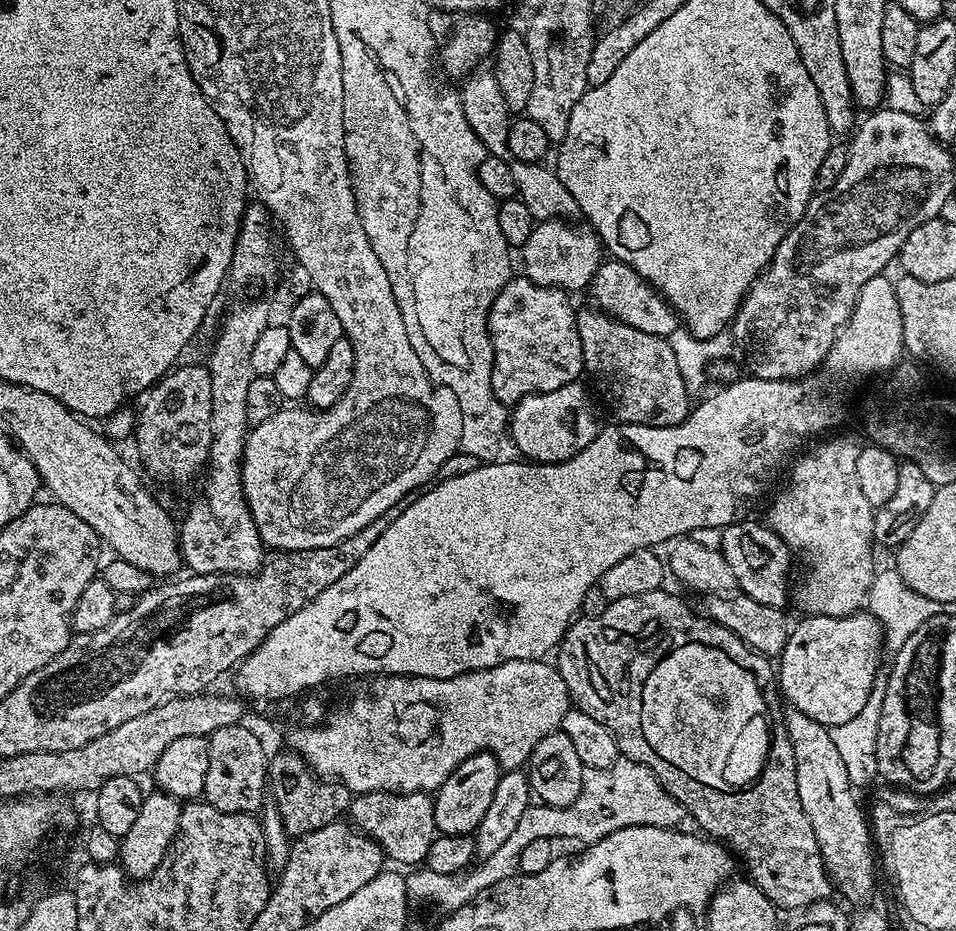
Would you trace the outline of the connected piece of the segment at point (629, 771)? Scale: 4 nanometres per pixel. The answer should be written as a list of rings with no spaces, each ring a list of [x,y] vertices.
[[[623,758],[617,760],[613,768],[606,770],[584,769],[582,778],[582,790],[578,798],[572,805],[566,807],[550,807],[543,804],[529,805],[517,829],[502,844],[498,853],[491,855],[487,860],[480,860],[472,869],[465,874],[454,876],[444,876],[440,880],[410,880],[404,876],[406,882],[407,898],[411,905],[416,906],[420,902],[430,902],[436,904],[441,911],[441,915],[448,915],[456,912],[471,901],[477,894],[484,892],[490,886],[497,885],[498,882],[505,881],[519,873],[521,864],[521,854],[532,842],[538,840],[558,840],[566,838],[568,840],[581,840],[581,845],[587,846],[614,834],[616,830],[622,830],[626,826],[658,826],[659,828],[676,828],[680,819],[685,819],[686,813],[676,799],[664,789],[660,779],[654,775],[646,766],[642,766],[633,760]]]

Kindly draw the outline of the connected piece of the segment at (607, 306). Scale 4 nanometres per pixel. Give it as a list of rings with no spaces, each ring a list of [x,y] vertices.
[[[605,259],[594,274],[586,292],[587,295],[592,295],[591,303],[601,312],[613,316],[615,320],[620,320],[626,326],[634,326],[634,330],[642,330],[642,334],[668,338],[677,331],[678,317],[672,311],[671,304],[651,284],[647,284],[633,268],[626,266],[626,262]]]

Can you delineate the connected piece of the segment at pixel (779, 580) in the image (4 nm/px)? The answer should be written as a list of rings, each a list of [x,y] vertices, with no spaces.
[[[738,518],[733,524],[726,525],[720,534],[719,550],[724,555],[730,571],[734,573],[736,579],[736,587],[741,593],[750,598],[754,598],[754,602],[762,602],[762,606],[774,606],[778,609],[785,607],[784,603],[790,600],[790,584],[788,588],[788,571],[792,568],[793,553],[786,546],[786,542],[778,533],[773,532],[771,528],[763,523],[755,524],[752,520],[744,520]]]

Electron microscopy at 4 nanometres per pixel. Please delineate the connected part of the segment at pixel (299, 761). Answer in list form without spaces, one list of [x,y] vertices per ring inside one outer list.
[[[283,751],[269,759],[268,788],[271,803],[275,804],[278,814],[282,814],[282,826],[288,831],[289,837],[304,836],[327,824],[337,823],[347,813],[348,803],[354,794],[345,784],[325,782],[297,752]]]

